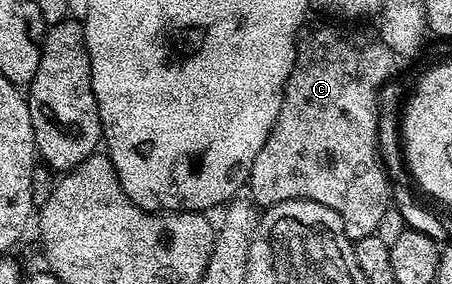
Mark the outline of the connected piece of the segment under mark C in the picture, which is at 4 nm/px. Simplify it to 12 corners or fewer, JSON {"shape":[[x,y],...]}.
{"shape":[[308,27],[253,161],[266,210],[312,200],[357,241],[392,207],[378,35]]}

